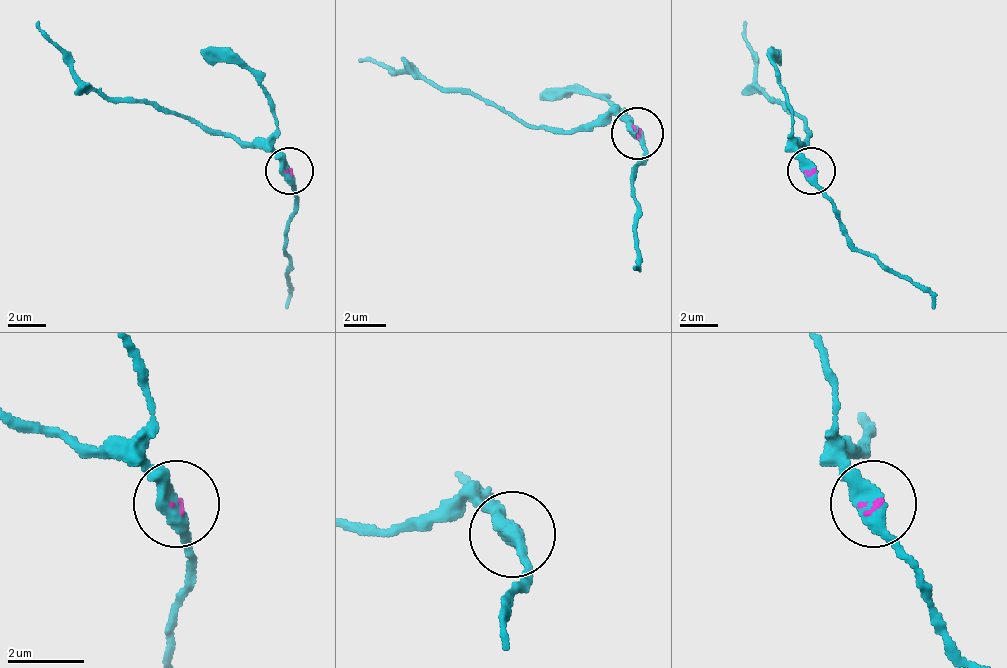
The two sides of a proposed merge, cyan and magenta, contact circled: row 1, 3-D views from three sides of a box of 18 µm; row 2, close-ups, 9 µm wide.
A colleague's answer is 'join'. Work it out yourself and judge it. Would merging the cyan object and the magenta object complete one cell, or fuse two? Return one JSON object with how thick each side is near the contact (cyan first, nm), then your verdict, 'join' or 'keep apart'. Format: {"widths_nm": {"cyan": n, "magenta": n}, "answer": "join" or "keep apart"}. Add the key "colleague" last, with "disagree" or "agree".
{"widths_nm": {"cyan": 420, "magenta": 90}, "answer": "keep apart", "colleague": "disagree"}

